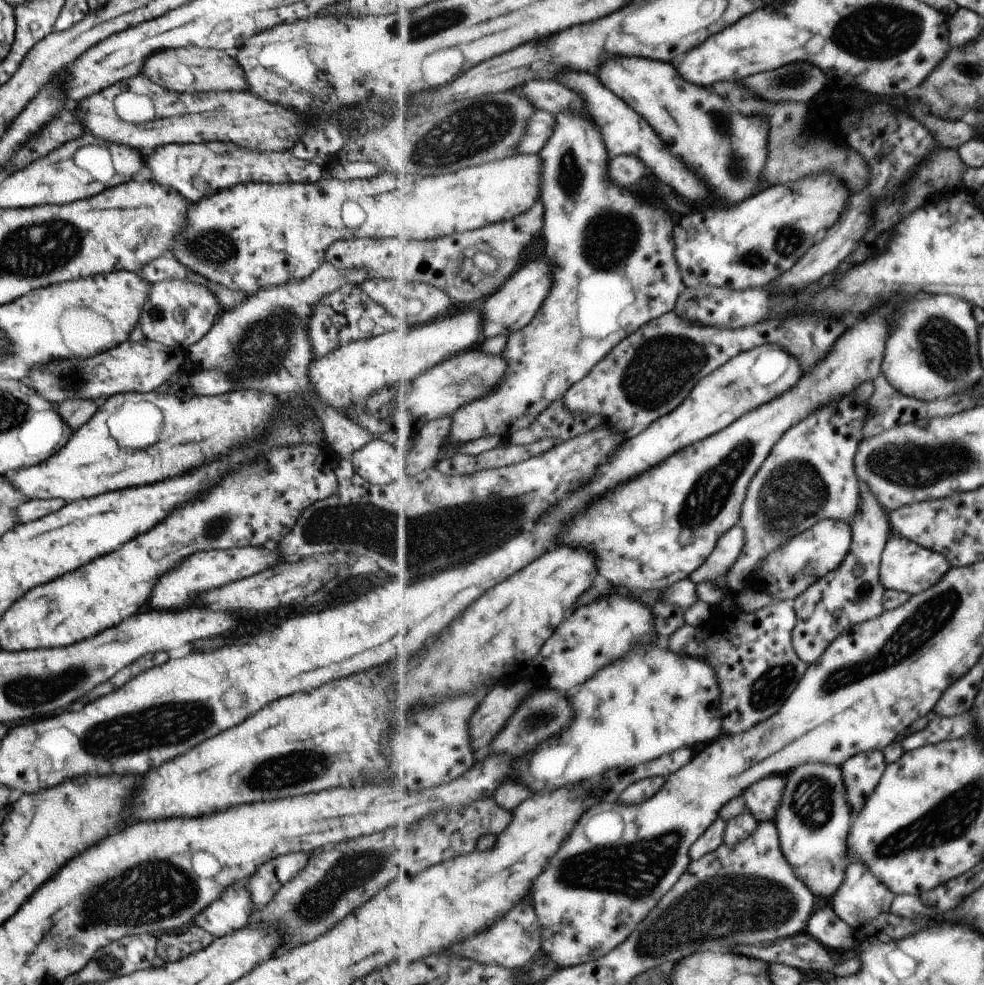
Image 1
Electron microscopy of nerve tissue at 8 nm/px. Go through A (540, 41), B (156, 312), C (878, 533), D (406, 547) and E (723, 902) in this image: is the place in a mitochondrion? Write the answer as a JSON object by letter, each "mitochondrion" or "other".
{"A":"other","B":"mitochondrion","C":"other","D":"mitochondrion","E":"mitochondrion"}

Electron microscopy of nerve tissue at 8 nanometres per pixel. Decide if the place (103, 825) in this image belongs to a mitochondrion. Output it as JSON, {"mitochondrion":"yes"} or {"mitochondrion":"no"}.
{"mitochondrion":"no"}

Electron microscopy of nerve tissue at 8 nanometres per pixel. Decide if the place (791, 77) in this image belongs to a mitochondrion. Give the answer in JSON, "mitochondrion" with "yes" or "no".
{"mitochondrion":"yes"}

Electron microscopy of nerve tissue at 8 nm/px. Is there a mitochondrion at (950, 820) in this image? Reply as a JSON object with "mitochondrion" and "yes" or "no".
{"mitochondrion":"yes"}

